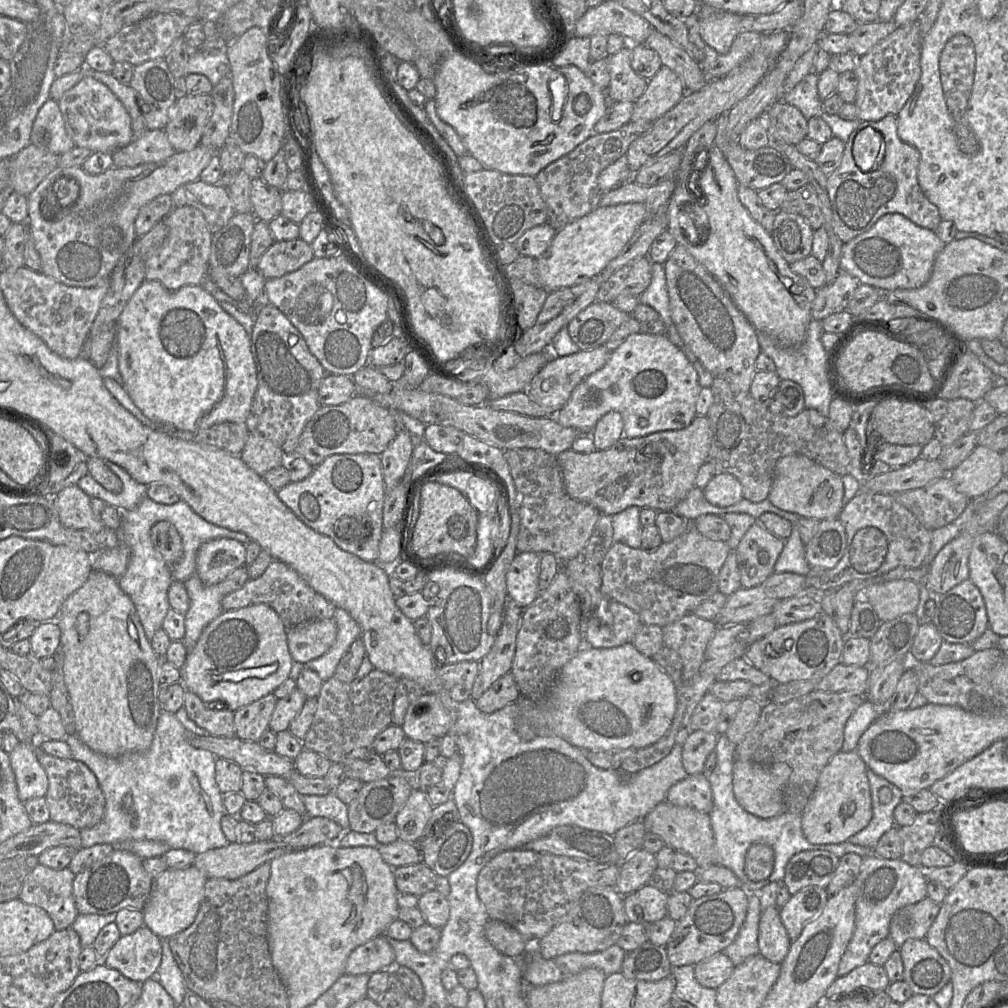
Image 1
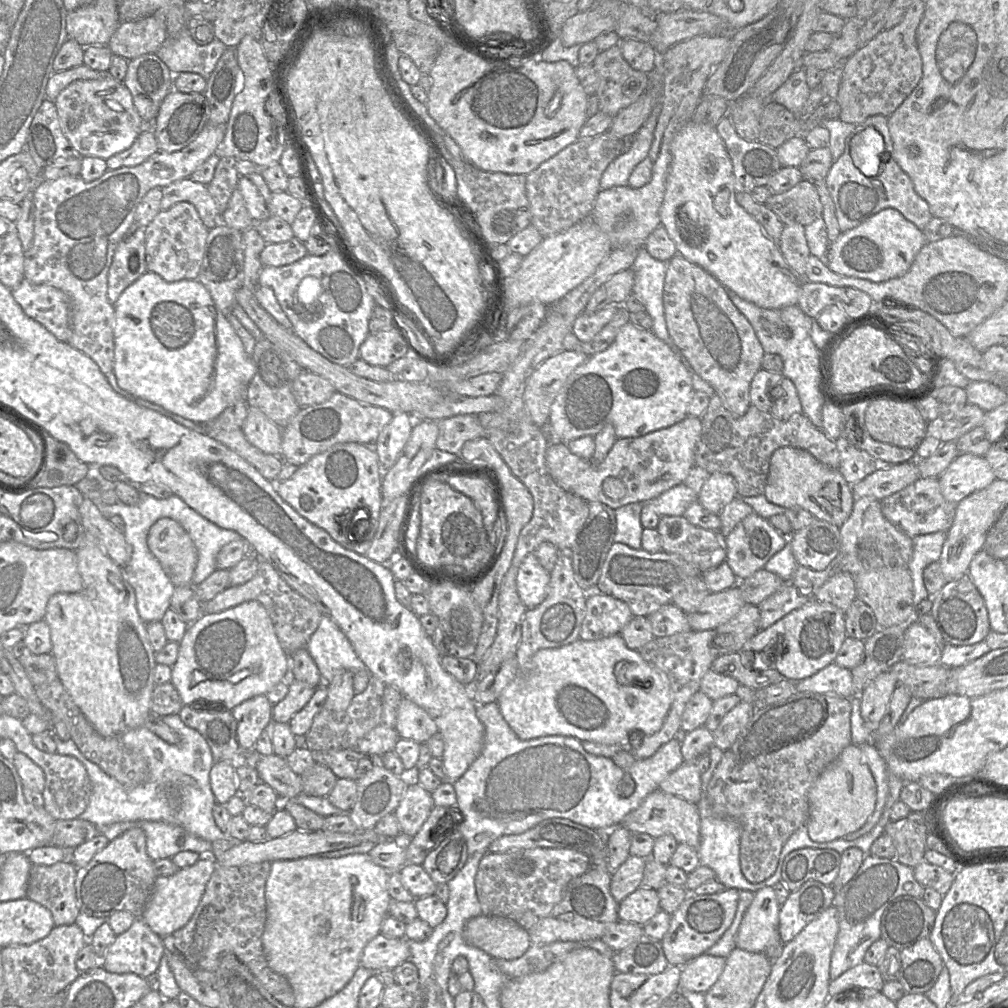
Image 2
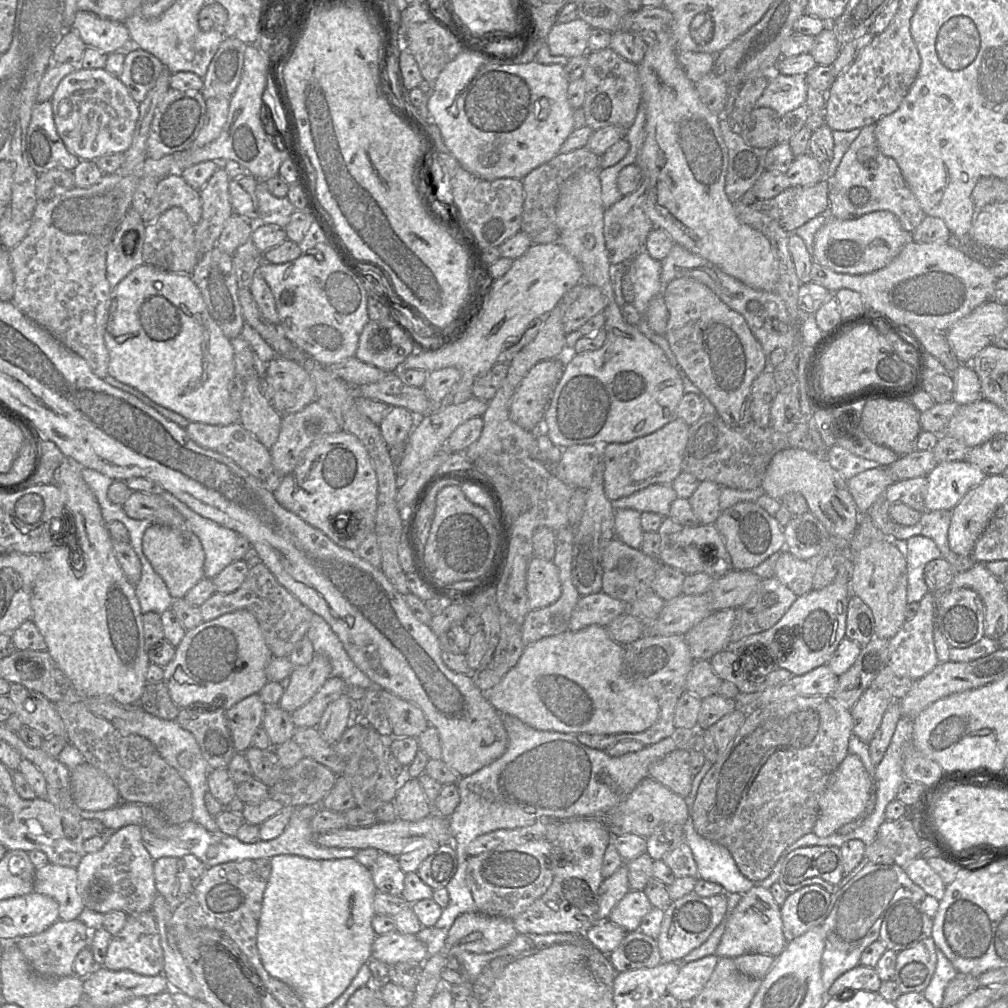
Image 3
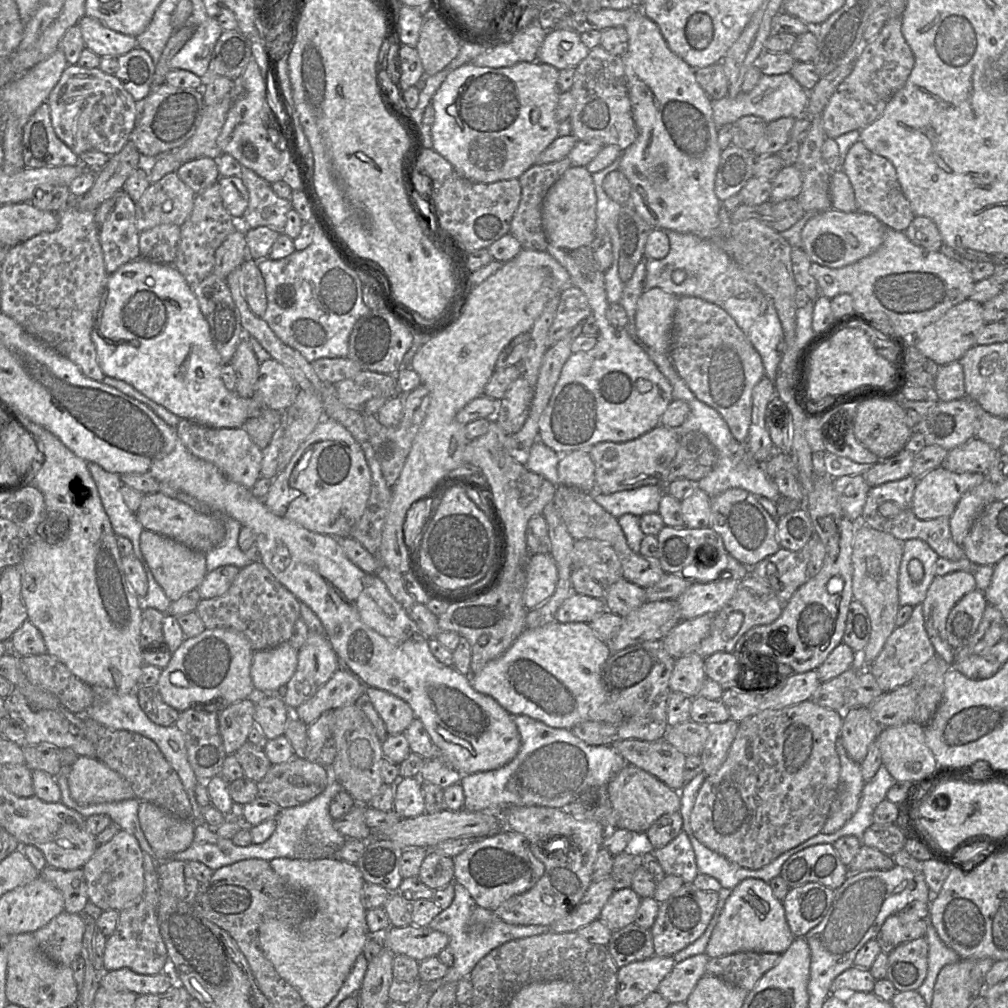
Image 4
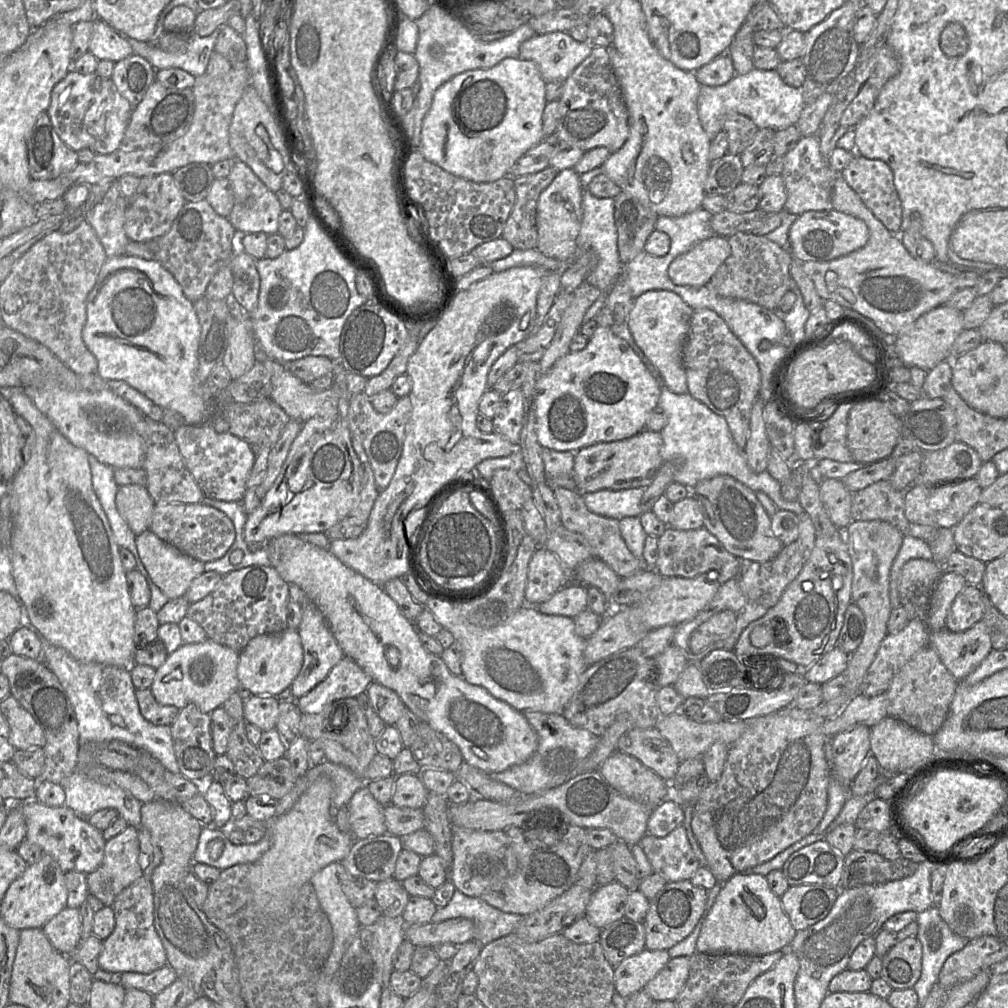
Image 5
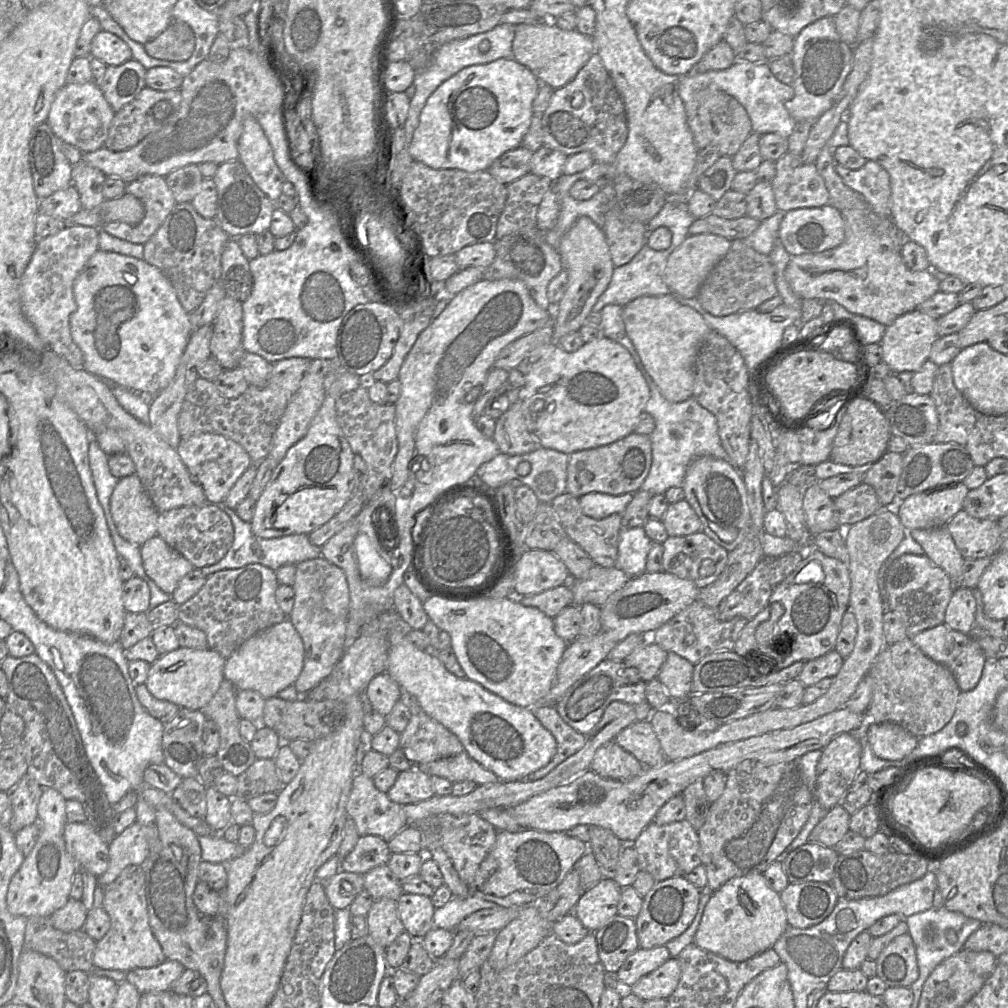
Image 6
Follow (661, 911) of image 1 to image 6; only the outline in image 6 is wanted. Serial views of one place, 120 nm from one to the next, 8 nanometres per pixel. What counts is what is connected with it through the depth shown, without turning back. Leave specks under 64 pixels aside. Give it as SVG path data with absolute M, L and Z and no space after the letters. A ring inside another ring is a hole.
M605 876L582 893L573 913L589 932L594 933L617 915L621 890L610 876Z

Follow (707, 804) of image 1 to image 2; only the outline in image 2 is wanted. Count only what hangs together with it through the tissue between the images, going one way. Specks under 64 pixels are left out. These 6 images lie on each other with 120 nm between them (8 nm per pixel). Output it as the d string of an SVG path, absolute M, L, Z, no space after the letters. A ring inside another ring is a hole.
M684 762L660 783L659 789L697 804L702 795L702 780L695 762Z

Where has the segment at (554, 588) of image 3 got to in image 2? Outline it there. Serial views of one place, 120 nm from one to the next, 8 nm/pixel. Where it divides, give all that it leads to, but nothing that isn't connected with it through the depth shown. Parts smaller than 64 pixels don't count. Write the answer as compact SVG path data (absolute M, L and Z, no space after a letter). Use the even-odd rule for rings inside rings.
M534 553L522 561L516 578L517 592L527 609L539 605L547 596L550 572L540 564Z

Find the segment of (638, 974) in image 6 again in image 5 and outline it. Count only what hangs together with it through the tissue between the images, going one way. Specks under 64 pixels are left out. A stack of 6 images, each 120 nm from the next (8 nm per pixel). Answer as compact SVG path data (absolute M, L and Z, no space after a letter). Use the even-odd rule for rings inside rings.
M650 950L623 960L615 968L615 990L625 999L631 994L643 990L669 962L668 950Z

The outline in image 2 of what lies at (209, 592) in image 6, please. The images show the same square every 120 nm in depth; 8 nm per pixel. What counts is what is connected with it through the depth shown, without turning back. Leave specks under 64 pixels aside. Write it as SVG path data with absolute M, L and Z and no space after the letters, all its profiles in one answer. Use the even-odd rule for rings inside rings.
M261 561L255 576L248 582L230 586L203 604L203 612L219 613L248 601L258 601L267 610L283 650L291 656L297 650L306 647L310 637L317 630L323 614L319 609L292 589L267 561Z

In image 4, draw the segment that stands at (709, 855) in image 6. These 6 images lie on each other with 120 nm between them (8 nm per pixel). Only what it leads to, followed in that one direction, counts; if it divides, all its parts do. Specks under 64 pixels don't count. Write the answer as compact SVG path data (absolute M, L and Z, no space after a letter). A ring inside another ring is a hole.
M811 700L781 709L769 709L743 719L738 726L738 731L729 749L727 757L716 773L706 777L700 787L692 812L690 824L694 836L706 847L724 856L729 861L739 866L758 870L770 864L784 852L800 845L821 830L830 814L830 808L837 796L840 778L840 759L836 751L836 740L839 738L843 721L843 711L836 711L815 704Z

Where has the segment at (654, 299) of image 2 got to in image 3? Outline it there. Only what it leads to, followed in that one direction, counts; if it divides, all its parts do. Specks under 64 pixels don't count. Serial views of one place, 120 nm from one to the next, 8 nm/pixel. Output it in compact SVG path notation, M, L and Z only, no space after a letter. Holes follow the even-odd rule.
M643 249L625 265L627 265L627 270L634 289L634 300L632 305L640 315L640 321L636 327L650 341L663 350L670 364L679 373L683 382L684 392L695 393L701 397L704 403L704 415L717 414L714 405L703 395L700 389L692 383L678 364L665 335L655 333L648 325L647 309L649 302L654 296L661 294L663 290L663 284L660 280L662 269L661 261L653 259L648 252Z

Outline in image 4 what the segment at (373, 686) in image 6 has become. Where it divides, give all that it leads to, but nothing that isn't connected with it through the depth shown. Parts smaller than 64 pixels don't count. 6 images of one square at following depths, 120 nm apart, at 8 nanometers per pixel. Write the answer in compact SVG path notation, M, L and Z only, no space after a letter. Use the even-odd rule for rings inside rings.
M373 687L366 688L366 693L382 718L389 735L403 734L415 719L412 708L401 698Z

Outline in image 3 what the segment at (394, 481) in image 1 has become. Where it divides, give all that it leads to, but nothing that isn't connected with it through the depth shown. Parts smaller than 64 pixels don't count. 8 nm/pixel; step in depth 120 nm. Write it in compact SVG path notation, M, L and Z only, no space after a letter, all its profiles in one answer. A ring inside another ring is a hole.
M402 407L389 408L389 411L385 415L381 423L378 425L382 437L385 440L389 449L393 446L404 446L410 433L416 425L417 417L424 416L415 416L413 413Z

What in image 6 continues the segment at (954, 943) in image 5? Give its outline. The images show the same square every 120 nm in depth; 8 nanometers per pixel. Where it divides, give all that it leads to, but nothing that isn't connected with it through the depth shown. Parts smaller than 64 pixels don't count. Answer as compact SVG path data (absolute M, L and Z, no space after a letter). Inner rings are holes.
M945 907L913 914L905 918L908 933L912 937L916 947L919 977L910 986L914 1001L920 1001L922 987L934 968L943 960L963 949L968 937L981 927L979 920L969 918L960 912L950 911Z

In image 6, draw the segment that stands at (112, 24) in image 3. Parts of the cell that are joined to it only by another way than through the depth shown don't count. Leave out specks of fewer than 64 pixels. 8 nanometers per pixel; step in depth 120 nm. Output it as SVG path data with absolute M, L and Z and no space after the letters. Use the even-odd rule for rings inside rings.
M100 30L93 38L90 56L107 66L119 66L133 58L130 47L121 38L105 30Z

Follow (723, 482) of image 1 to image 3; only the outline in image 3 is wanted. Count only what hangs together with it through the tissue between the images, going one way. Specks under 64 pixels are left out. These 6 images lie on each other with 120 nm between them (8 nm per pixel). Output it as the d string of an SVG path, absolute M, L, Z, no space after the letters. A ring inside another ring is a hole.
M701 481L688 498L691 508L700 524L714 524L721 512L719 497L721 488L712 481Z

